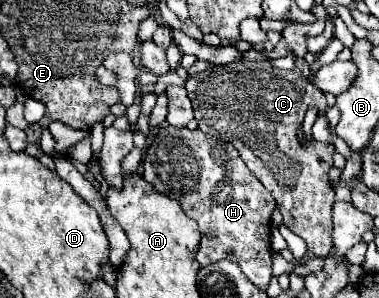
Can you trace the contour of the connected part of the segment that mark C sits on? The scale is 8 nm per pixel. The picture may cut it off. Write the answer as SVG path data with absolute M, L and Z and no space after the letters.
M268 61L208 67L188 79L186 91L194 105L198 129L232 143L242 161L276 199L284 225L306 241L308 253L326 257L332 249L334 187L328 181L328 171L334 145L314 139L308 139L308 145L300 145L296 137L296 127L308 107L314 105L318 111L326 111L324 93L314 89L298 69L276 69Z

